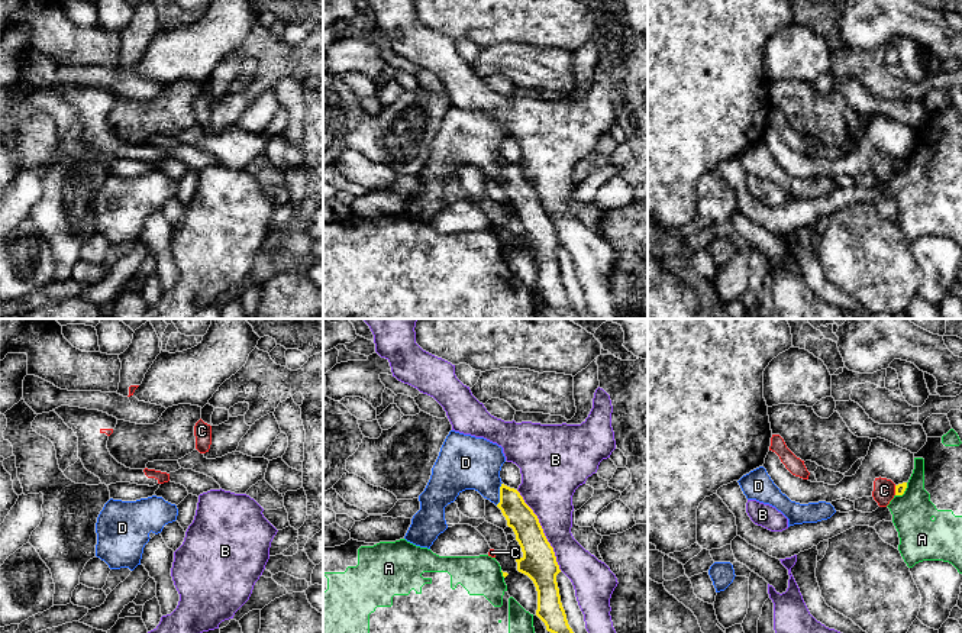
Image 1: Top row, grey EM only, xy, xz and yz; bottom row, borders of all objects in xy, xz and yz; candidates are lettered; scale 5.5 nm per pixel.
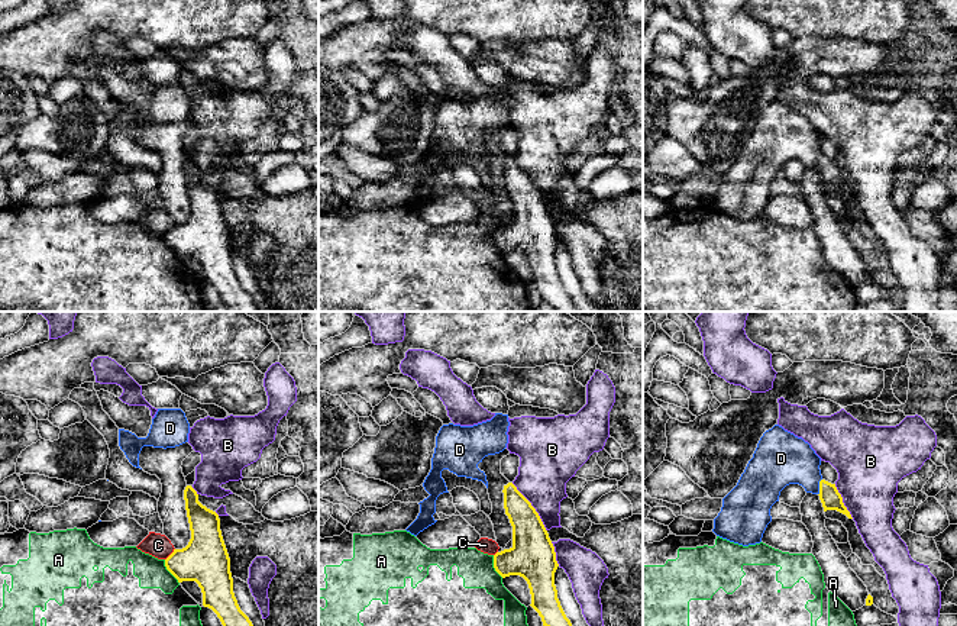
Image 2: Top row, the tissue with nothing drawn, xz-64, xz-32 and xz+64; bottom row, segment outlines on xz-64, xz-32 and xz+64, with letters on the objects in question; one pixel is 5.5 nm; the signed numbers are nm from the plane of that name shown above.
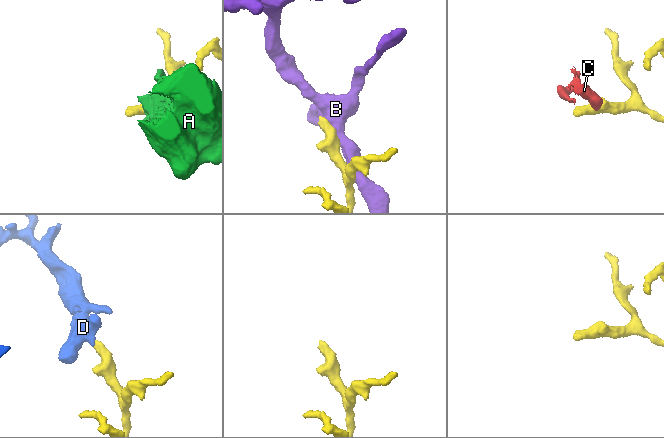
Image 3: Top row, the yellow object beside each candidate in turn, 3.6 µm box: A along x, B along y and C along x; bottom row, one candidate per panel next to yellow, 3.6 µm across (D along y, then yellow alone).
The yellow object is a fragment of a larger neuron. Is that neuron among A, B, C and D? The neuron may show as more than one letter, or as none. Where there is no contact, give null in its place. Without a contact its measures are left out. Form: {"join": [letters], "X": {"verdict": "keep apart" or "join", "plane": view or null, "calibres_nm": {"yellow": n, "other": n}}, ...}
{"join": ["D"], "A": {"verdict": "keep apart", "plane": "yz", "calibres_nm": {"yellow": 60, "other": 220}}, "B": {"verdict": "keep apart", "plane": "xz", "calibres_nm": {"yellow": 190, "other": 300}}, "C": {"verdict": "keep apart", "plane": "yz", "calibres_nm": {"yellow": 60, "other": 130}}, "D": {"verdict": "join", "plane": "xz", "calibres_nm": {"yellow": 160, "other": 300}}}

